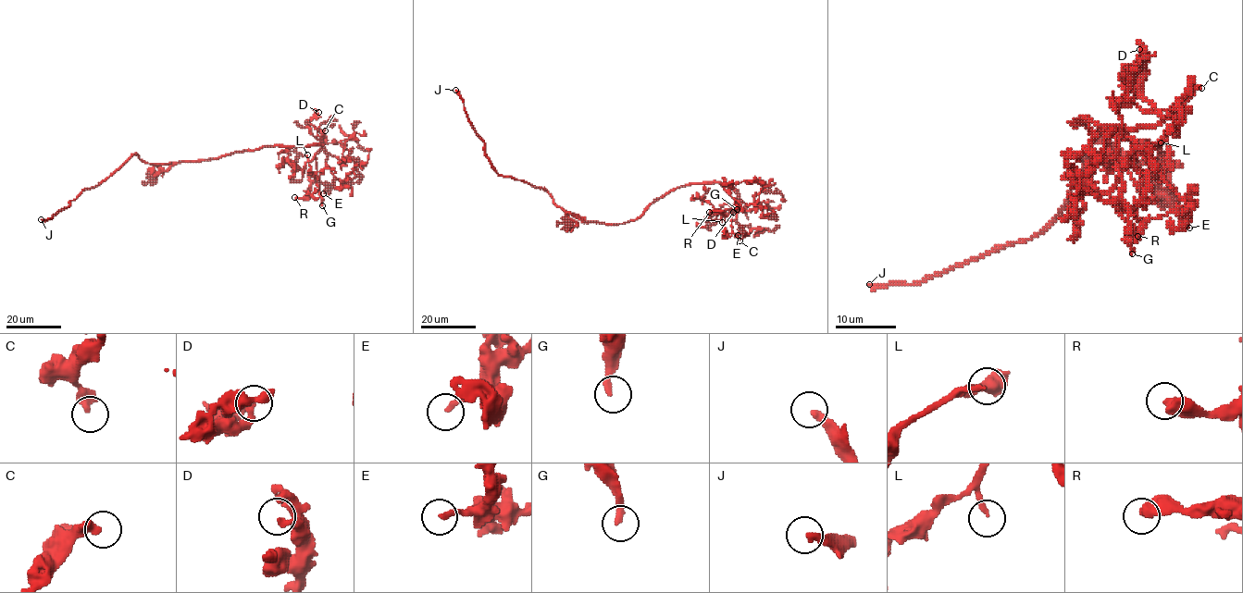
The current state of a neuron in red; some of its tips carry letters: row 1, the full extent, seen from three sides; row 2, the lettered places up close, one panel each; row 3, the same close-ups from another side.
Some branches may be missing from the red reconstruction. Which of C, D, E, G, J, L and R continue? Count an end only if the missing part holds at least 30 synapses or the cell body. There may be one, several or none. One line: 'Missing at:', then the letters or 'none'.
Missing at: J, L

